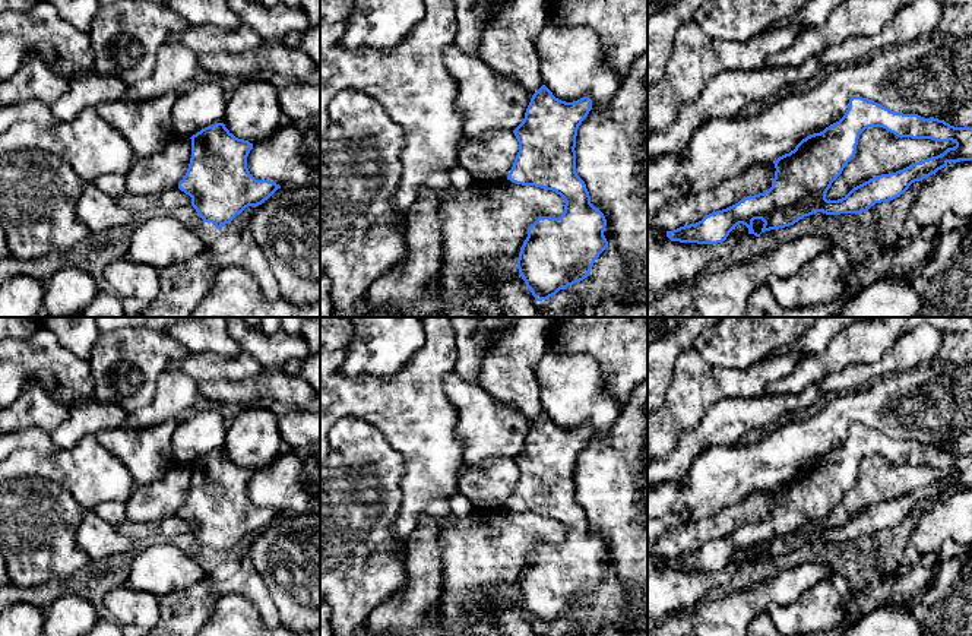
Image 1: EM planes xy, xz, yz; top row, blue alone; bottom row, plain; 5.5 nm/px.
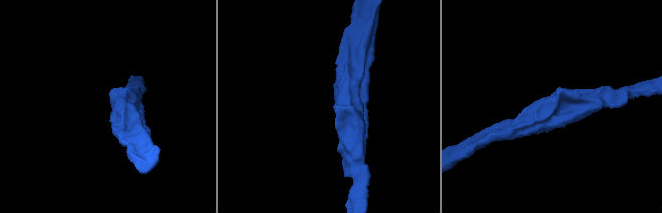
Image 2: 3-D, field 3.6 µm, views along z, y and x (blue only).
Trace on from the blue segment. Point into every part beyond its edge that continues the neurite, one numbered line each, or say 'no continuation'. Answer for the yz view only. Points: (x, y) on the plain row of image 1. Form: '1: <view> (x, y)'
no continuation

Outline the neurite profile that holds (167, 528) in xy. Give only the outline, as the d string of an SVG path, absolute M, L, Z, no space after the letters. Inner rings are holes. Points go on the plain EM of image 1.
M175 515L155 523L124 520L117 525L117 531L133 542L142 542L145 545L152 541L170 541L174 537L189 534L191 532L191 525Z

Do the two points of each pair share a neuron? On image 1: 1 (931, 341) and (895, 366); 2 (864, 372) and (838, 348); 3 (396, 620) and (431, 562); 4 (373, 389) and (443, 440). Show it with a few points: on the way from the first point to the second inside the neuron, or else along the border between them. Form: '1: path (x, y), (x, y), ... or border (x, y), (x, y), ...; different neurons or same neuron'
1: path (923, 344), (904, 357); same neuron
2: border (887, 350), (876, 361), (849, 364), (825, 377); different neurons
3: path (411, 606), (423, 591), (424, 576); same neuron
4: path (390, 405), (405, 408), (426, 429); same neuron

